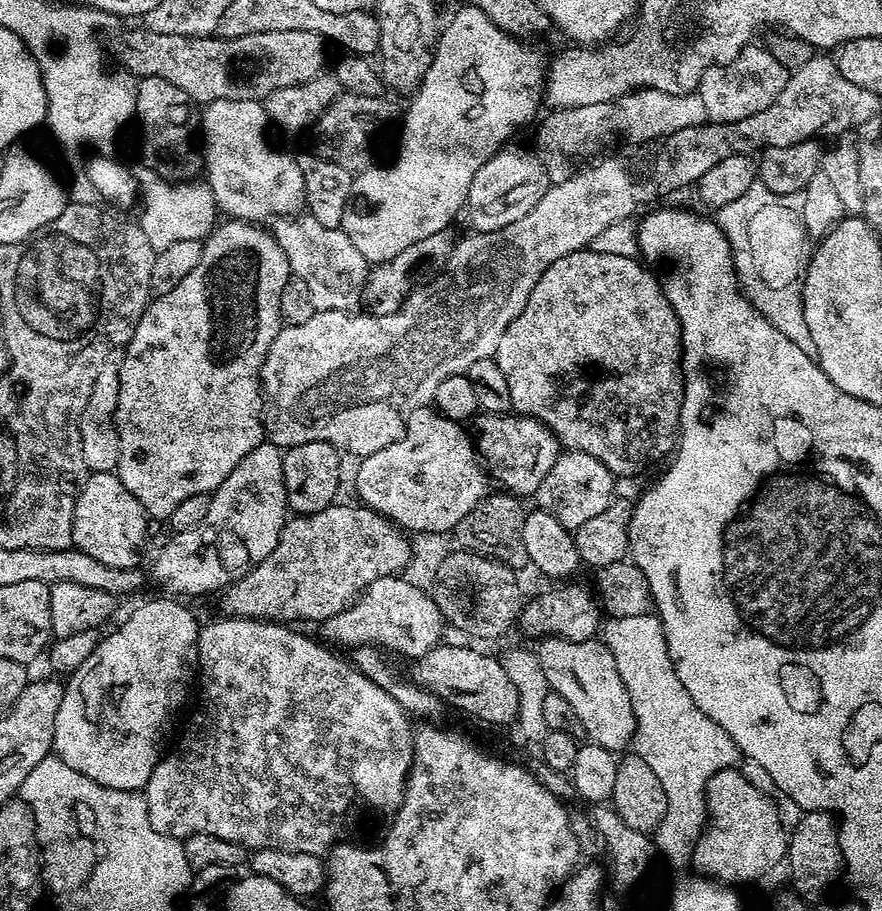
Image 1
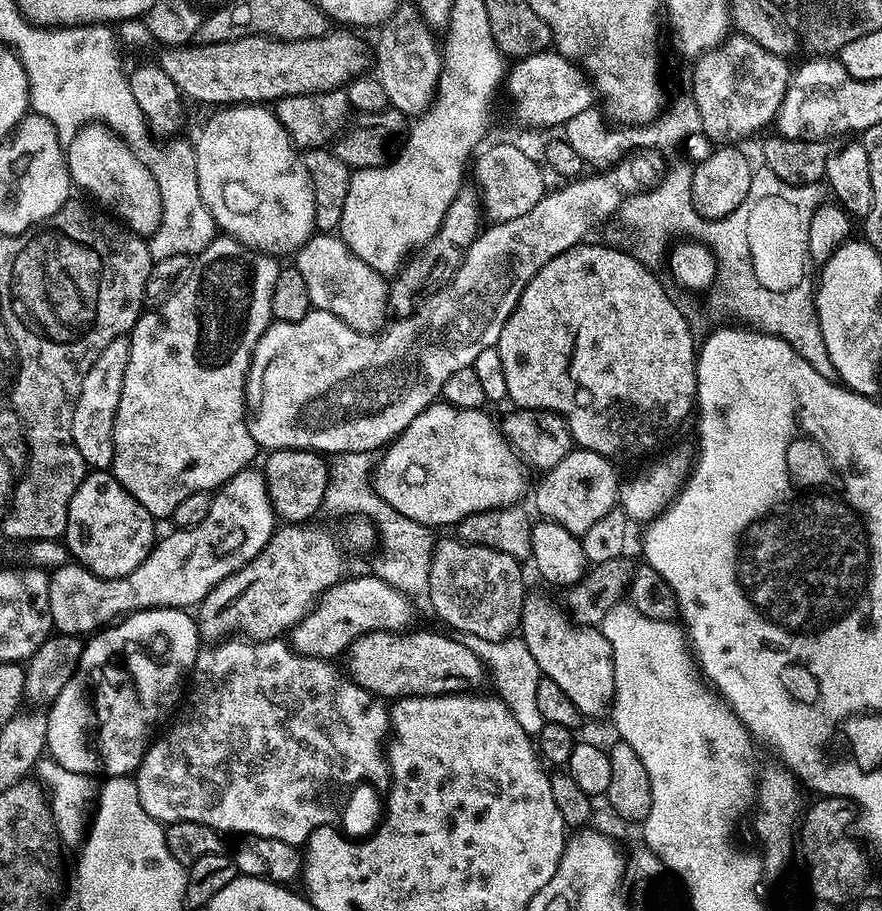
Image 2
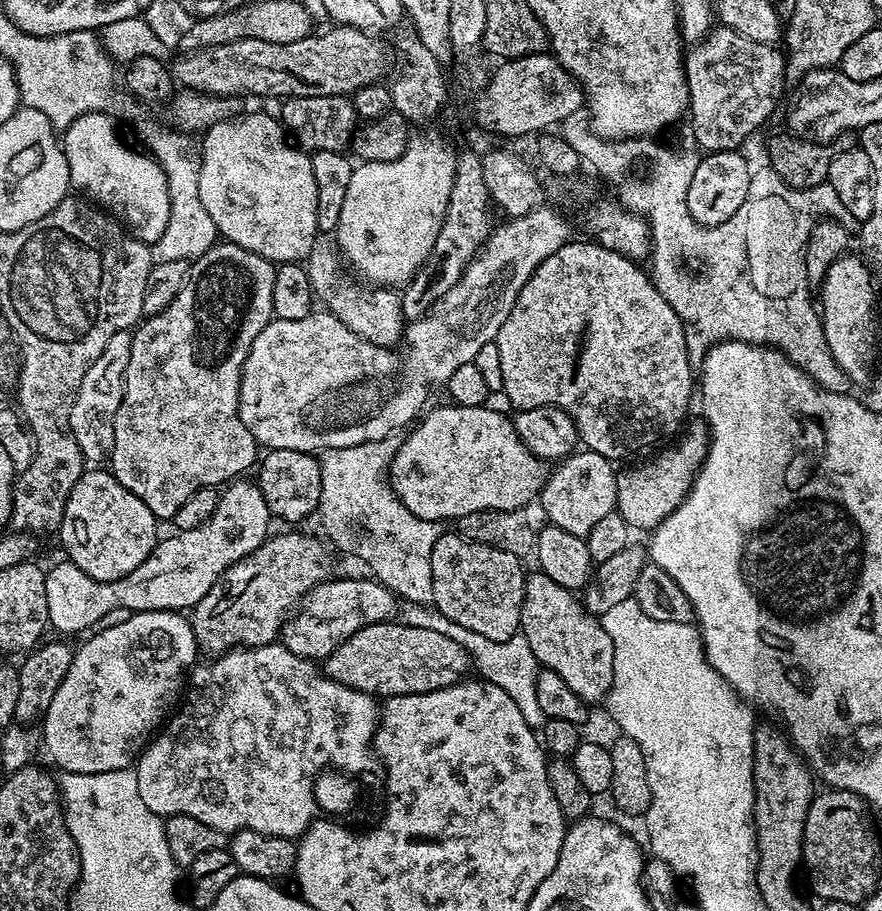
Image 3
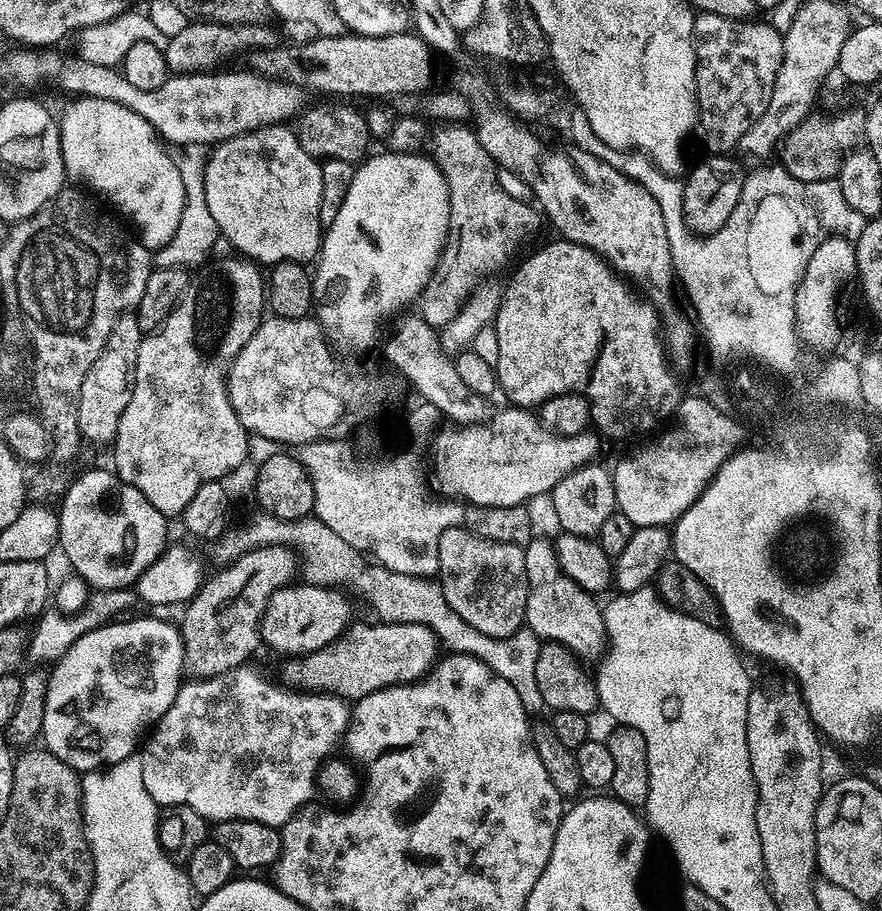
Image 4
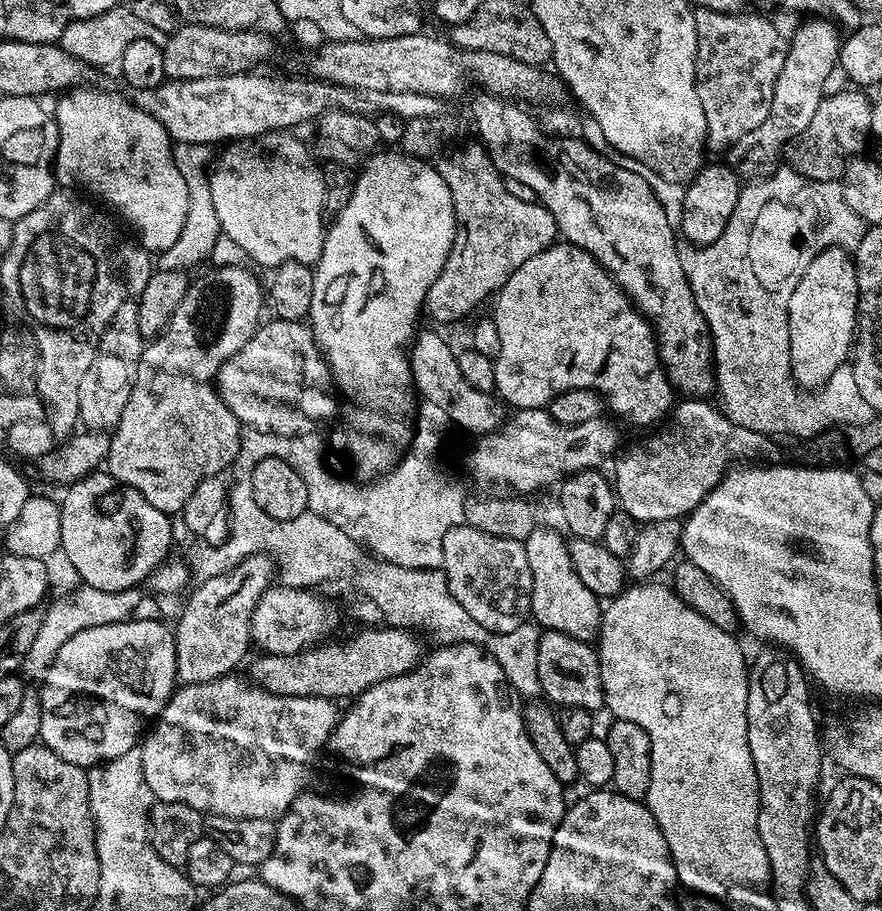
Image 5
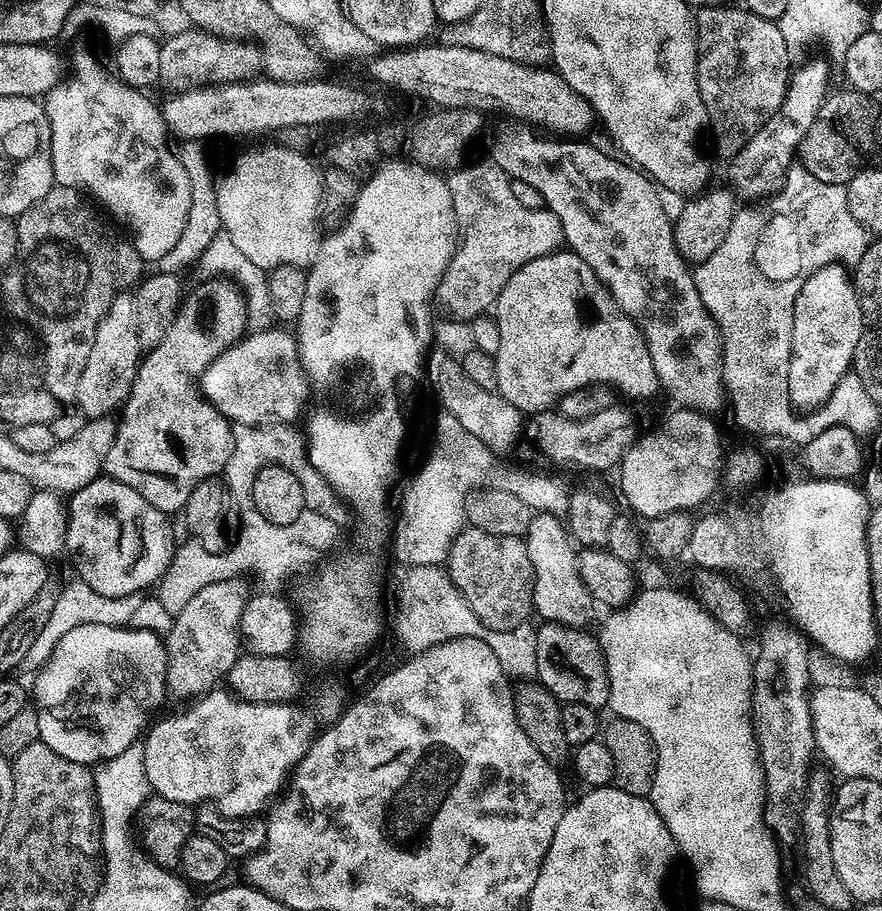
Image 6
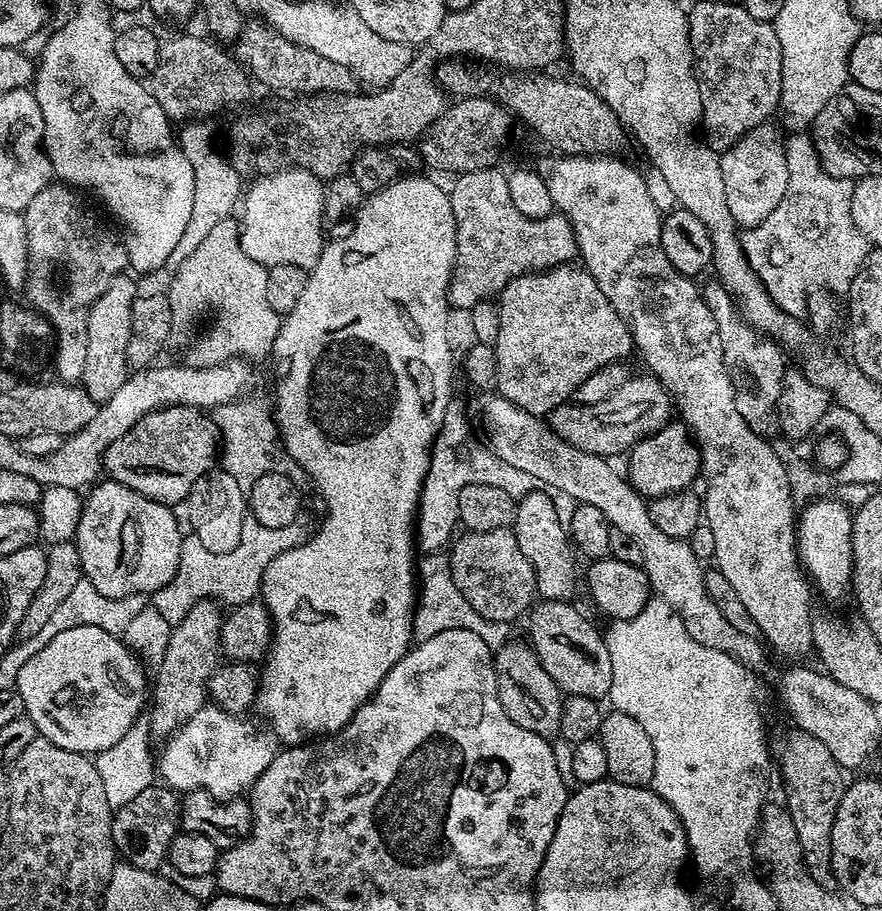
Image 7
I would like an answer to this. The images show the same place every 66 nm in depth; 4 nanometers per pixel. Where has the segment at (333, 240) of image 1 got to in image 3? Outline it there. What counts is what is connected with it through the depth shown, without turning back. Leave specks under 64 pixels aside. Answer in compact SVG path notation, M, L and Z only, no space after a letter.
M313 247L306 257L308 277L319 303L321 300L324 303L321 305L327 311L339 318L351 332L358 334L363 340L369 340L371 344L377 344L383 348L399 345L404 335L406 317L401 308L401 301L392 293L395 291L388 286L359 288L348 277L349 269L341 253L335 247L332 247L333 249L320 247Z

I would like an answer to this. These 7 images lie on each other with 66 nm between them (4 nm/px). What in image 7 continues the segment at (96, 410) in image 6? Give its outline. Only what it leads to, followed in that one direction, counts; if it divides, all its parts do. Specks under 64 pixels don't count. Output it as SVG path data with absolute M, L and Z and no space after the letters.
M128 274L116 276L110 282L103 294L88 308L88 345L86 346L86 370L82 387L84 387L92 399L103 402L122 390L122 386L130 375L126 348L130 346L130 314L132 303L136 300L138 289Z

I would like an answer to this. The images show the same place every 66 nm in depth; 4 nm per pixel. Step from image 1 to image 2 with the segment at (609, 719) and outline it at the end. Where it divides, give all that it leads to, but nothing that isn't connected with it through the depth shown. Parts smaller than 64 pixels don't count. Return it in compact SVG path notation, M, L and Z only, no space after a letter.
M525 595L519 639L524 640L526 650L534 654L534 662L538 662L541 673L553 680L562 689L562 694L574 702L581 717L600 716L613 707L616 698L612 647L599 627L577 627L567 615L561 614L546 597Z

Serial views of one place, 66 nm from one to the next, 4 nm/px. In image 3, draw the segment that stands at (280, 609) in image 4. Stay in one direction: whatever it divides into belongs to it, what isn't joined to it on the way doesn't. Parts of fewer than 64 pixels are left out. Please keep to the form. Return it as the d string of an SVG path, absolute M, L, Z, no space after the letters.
M329 578L323 584L312 588L300 601L294 614L285 620L282 629L282 643L307 660L323 661L350 634L362 630L371 624L382 624L393 619L396 612L397 597L375 578L350 580L347 578Z

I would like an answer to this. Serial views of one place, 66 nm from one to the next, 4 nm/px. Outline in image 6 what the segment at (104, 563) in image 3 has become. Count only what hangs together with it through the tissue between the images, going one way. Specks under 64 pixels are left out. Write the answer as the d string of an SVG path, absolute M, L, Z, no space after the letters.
M102 474L94 482L82 486L82 490L71 493L68 505L68 530L64 547L67 555L72 555L76 563L79 579L88 583L98 594L118 598L124 595L143 593L146 588L153 587L159 582L164 572L171 564L174 541L172 542L172 528L168 525L169 517L159 512L138 490L130 490L122 482Z

